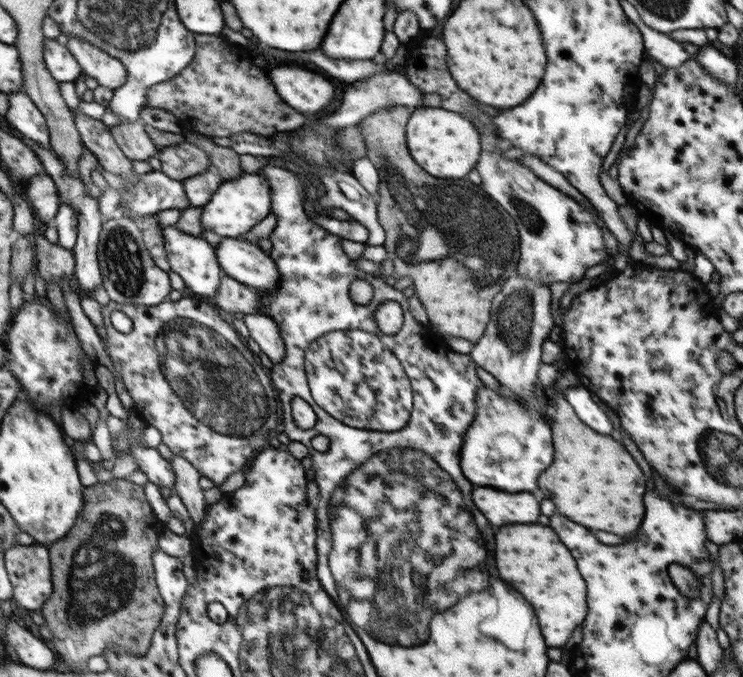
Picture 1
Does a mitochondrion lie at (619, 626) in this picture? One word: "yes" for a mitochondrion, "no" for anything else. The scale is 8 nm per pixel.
no

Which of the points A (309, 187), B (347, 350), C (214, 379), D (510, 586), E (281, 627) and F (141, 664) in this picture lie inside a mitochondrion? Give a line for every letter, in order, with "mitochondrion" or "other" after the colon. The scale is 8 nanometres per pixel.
A: other
B: mitochondrion
C: mitochondrion
D: other
E: mitochondrion
F: other

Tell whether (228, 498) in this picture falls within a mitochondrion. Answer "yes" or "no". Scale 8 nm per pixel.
no

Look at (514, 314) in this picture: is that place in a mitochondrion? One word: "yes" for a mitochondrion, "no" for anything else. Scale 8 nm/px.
yes

